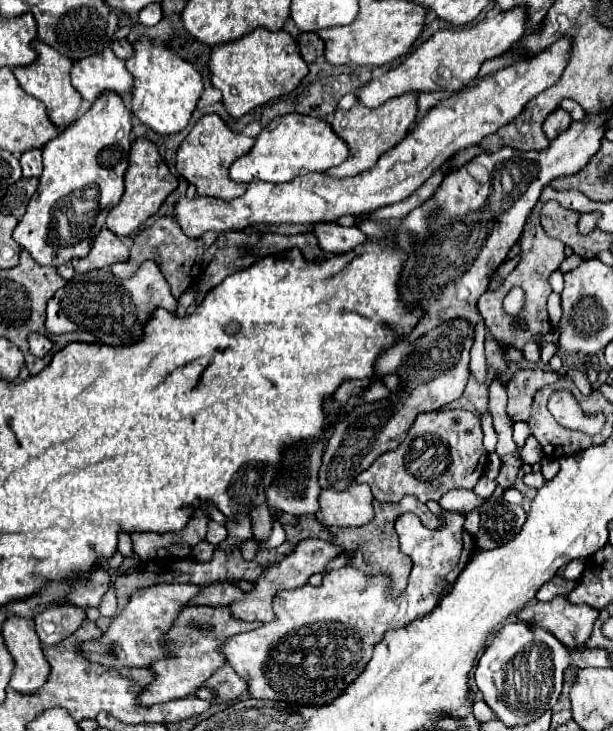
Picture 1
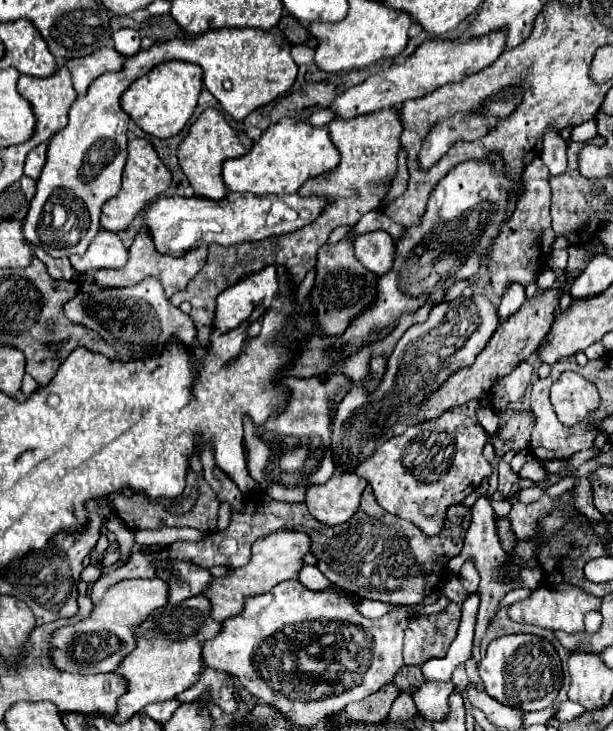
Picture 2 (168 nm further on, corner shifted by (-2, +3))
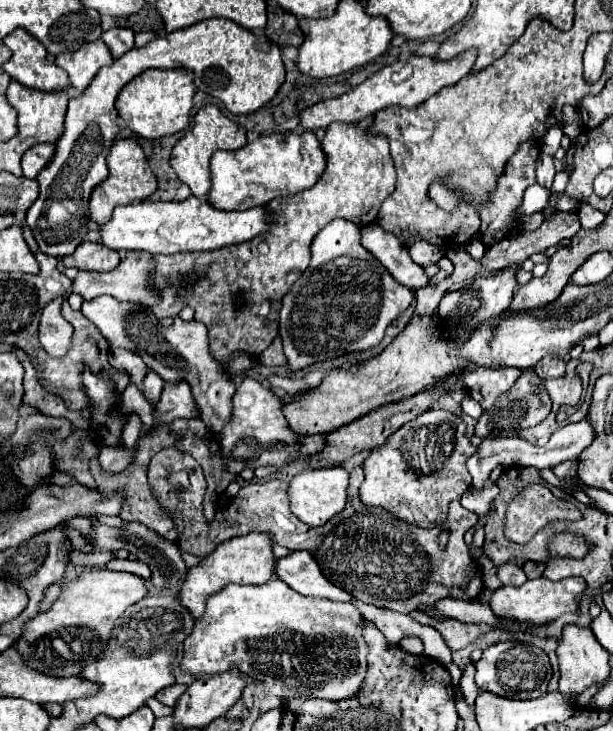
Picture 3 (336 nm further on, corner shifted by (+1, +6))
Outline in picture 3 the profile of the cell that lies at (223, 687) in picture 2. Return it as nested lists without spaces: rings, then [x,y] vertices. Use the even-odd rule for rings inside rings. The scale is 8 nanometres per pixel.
[[[170,685],[170,687],[160,689],[160,691],[156,693],[156,699],[158,699],[158,701],[162,701],[164,705],[174,707],[174,705],[176,705],[176,701],[180,699],[180,695],[182,695],[182,693],[184,693],[184,685]]]

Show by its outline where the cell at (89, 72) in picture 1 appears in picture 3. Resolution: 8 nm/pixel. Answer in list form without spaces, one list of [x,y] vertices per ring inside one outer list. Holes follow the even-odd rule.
[[[102,39],[94,41],[94,43],[86,43],[80,49],[72,51],[72,53],[60,53],[54,63],[58,67],[62,67],[72,83],[72,89],[76,93],[82,93],[90,81],[94,79],[94,75],[102,69],[114,63],[110,49],[106,47],[106,43]]]

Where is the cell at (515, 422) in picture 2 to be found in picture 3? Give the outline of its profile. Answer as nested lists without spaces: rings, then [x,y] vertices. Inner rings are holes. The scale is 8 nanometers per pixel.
[[[534,367],[522,369],[522,375],[516,379],[514,387],[510,387],[506,393],[502,393],[498,397],[498,401],[492,405],[492,409],[488,409],[480,415],[480,419],[476,421],[474,433],[478,437],[512,437],[522,427],[534,427],[534,425],[542,423],[552,409],[552,401],[542,383],[544,381],[536,375]]]

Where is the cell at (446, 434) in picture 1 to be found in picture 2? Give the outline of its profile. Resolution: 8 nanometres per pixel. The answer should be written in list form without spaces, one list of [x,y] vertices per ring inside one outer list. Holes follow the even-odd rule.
[[[447,410],[439,418],[409,426],[401,436],[393,436],[385,440],[383,444],[379,444],[377,452],[369,460],[365,460],[365,464],[357,466],[355,474],[365,478],[371,484],[373,494],[377,502],[381,504],[381,508],[385,508],[391,514],[411,520],[425,534],[433,536],[441,530],[447,508],[453,504],[461,504],[465,496],[475,492],[479,484],[487,476],[491,476],[491,466],[483,458],[483,446],[487,442],[489,442],[489,436],[475,418],[455,412],[455,410]]]

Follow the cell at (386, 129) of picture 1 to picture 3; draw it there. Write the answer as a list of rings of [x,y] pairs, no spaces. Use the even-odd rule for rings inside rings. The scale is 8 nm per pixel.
[[[330,125],[326,135],[322,137],[322,149],[326,155],[326,169],[318,183],[294,197],[278,197],[266,205],[270,213],[270,225],[258,237],[222,247],[218,251],[200,251],[200,253],[176,253],[176,255],[152,255],[154,273],[150,279],[150,289],[160,291],[160,303],[152,307],[156,317],[178,317],[184,307],[192,307],[198,321],[202,321],[210,331],[210,347],[214,357],[220,363],[228,363],[236,351],[250,353],[250,357],[258,357],[278,335],[278,311],[282,297],[290,291],[292,283],[310,263],[310,243],[312,239],[332,221],[346,219],[360,227],[376,221],[378,209],[382,201],[394,191],[396,171],[390,161],[388,141],[384,137],[370,137],[366,127],[360,125]]]

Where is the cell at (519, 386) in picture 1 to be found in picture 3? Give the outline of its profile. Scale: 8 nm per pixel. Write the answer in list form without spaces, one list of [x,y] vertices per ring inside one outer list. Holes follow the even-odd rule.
[[[474,369],[462,377],[470,395],[480,391],[482,407],[490,407],[500,393],[506,393],[520,377],[520,369]]]

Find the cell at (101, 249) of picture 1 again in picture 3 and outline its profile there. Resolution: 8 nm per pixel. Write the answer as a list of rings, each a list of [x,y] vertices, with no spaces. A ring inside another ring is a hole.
[[[82,243],[76,251],[62,259],[64,267],[76,267],[80,271],[112,271],[120,263],[120,255],[114,249],[106,249],[98,243]]]

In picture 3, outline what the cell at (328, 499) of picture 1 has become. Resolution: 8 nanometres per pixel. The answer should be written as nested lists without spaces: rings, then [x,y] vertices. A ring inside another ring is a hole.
[[[332,467],[332,469],[310,469],[300,475],[296,475],[288,483],[288,501],[290,501],[290,511],[300,517],[302,523],[310,527],[324,525],[324,521],[332,519],[336,513],[340,513],[346,505],[346,485],[348,485],[348,471],[342,467]]]

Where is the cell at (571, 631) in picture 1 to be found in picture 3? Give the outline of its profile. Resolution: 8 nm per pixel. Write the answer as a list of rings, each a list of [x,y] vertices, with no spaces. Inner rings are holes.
[[[538,577],[532,581],[526,581],[520,587],[512,585],[502,585],[500,589],[492,591],[490,595],[490,607],[494,615],[498,617],[510,617],[510,619],[520,619],[520,621],[534,621],[536,625],[552,623],[558,619],[562,613],[576,613],[576,597],[582,595],[586,589],[586,581],[582,577],[568,577],[562,581],[550,581],[546,577]]]

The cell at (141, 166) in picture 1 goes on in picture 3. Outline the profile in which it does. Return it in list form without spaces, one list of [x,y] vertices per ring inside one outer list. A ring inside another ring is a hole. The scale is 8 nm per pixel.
[[[118,139],[110,147],[106,163],[108,163],[108,177],[100,185],[96,185],[92,195],[90,195],[90,219],[100,223],[100,225],[102,225],[102,221],[110,219],[110,213],[114,211],[116,205],[128,205],[134,201],[148,199],[156,191],[156,177],[150,171],[148,161],[142,153],[142,147],[136,141]]]

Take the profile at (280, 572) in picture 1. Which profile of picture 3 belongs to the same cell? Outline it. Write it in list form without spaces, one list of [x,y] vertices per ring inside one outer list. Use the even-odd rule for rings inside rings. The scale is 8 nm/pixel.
[[[250,533],[244,537],[234,537],[224,543],[220,543],[214,553],[204,557],[196,567],[192,567],[186,575],[186,581],[180,587],[180,601],[182,605],[190,611],[194,619],[202,617],[204,607],[206,607],[206,597],[210,593],[216,593],[218,589],[224,589],[230,583],[240,583],[240,585],[260,585],[266,583],[274,577],[274,561],[276,557],[272,555],[270,549],[272,539],[266,537],[264,533]]]

